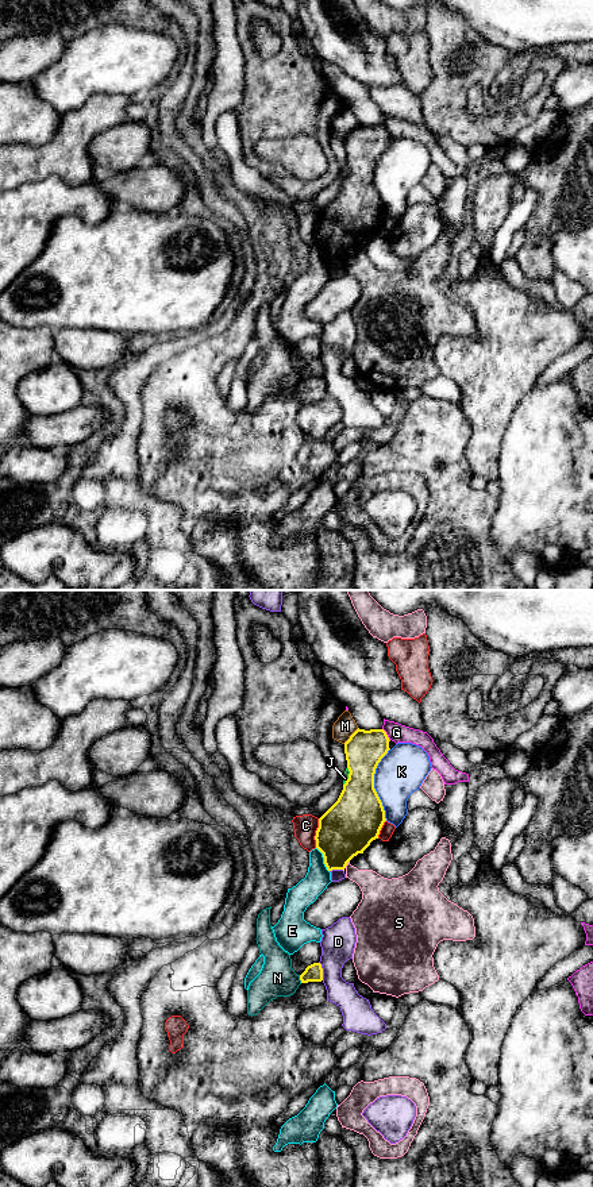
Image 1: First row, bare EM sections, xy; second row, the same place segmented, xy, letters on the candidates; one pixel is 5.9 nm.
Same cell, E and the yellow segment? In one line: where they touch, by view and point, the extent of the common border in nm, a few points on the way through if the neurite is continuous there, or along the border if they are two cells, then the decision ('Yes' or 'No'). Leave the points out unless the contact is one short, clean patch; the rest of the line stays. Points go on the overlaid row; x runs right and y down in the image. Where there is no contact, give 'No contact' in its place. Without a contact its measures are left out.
Touches yellow at xy (324, 859). Shared border 170 nm. No

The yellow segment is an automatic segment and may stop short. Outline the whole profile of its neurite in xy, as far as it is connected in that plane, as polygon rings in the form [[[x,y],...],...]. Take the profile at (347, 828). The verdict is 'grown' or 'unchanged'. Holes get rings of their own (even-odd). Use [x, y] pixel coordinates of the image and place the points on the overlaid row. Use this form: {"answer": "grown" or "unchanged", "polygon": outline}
{"answer": "unchanged", "polygon": [[[357,729],[344,743],[349,779],[338,801],[319,818],[316,848],[323,853],[328,871],[343,870],[347,863],[378,839],[386,821],[382,802],[374,789],[374,774],[381,759],[388,754],[389,737],[384,729]]]}

